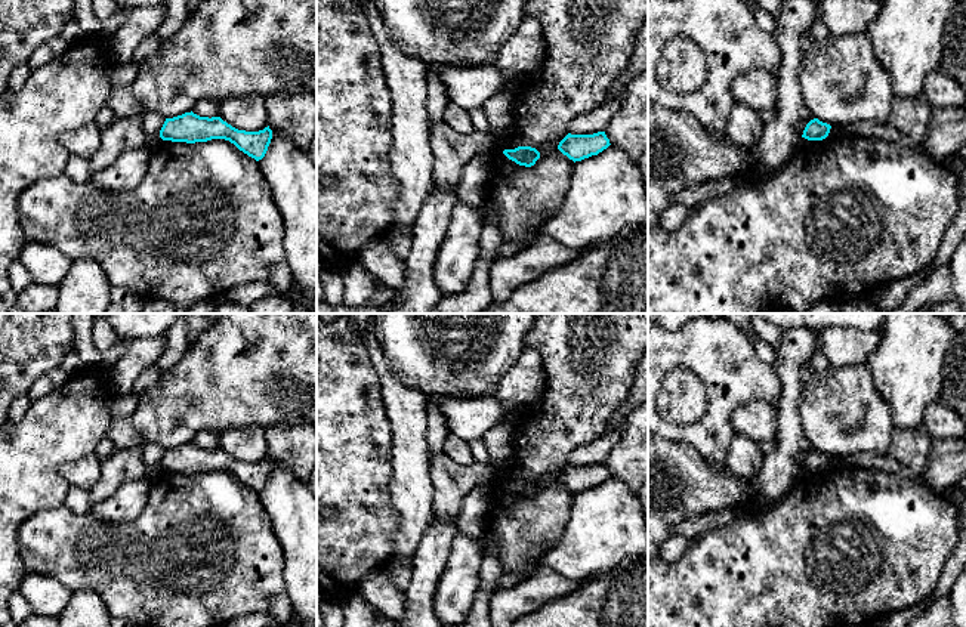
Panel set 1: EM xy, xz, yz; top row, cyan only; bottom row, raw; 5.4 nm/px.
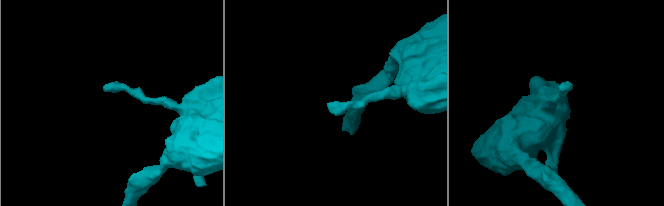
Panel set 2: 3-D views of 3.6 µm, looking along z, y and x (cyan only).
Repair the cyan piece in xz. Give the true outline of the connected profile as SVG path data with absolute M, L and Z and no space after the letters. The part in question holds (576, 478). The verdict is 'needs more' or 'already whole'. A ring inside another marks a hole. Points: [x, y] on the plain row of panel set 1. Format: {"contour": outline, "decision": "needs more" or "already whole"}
{"contour": "M605 463L593 466L571 466L568 464L558 476L558 481L570 491L581 492L592 487L598 487L609 478L609 470Z", "decision": "already whole"}

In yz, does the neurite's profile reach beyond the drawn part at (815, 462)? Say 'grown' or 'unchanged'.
unchanged

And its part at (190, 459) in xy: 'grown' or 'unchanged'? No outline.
unchanged

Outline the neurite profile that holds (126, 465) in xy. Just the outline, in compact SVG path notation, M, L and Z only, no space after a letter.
M142 445L111 453L101 464L101 476L89 489L90 504L109 498L124 482L158 476L161 469L151 469L143 461Z

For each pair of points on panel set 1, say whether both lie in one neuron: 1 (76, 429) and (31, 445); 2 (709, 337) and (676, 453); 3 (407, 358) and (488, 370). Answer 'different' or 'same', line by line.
1: same
2: different
3: same

